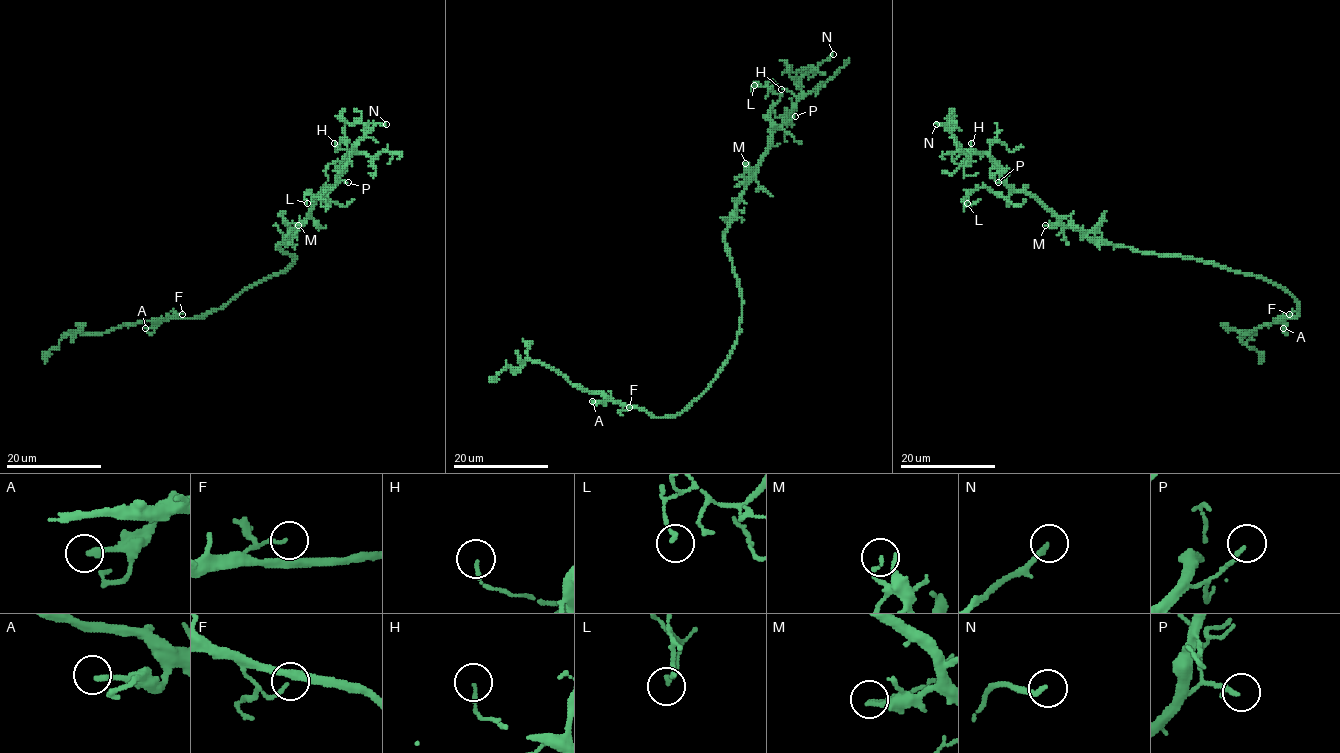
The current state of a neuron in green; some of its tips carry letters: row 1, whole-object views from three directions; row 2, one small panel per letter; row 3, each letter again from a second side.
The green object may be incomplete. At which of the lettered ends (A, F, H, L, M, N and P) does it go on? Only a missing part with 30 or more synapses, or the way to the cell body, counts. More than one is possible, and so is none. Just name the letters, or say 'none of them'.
N

